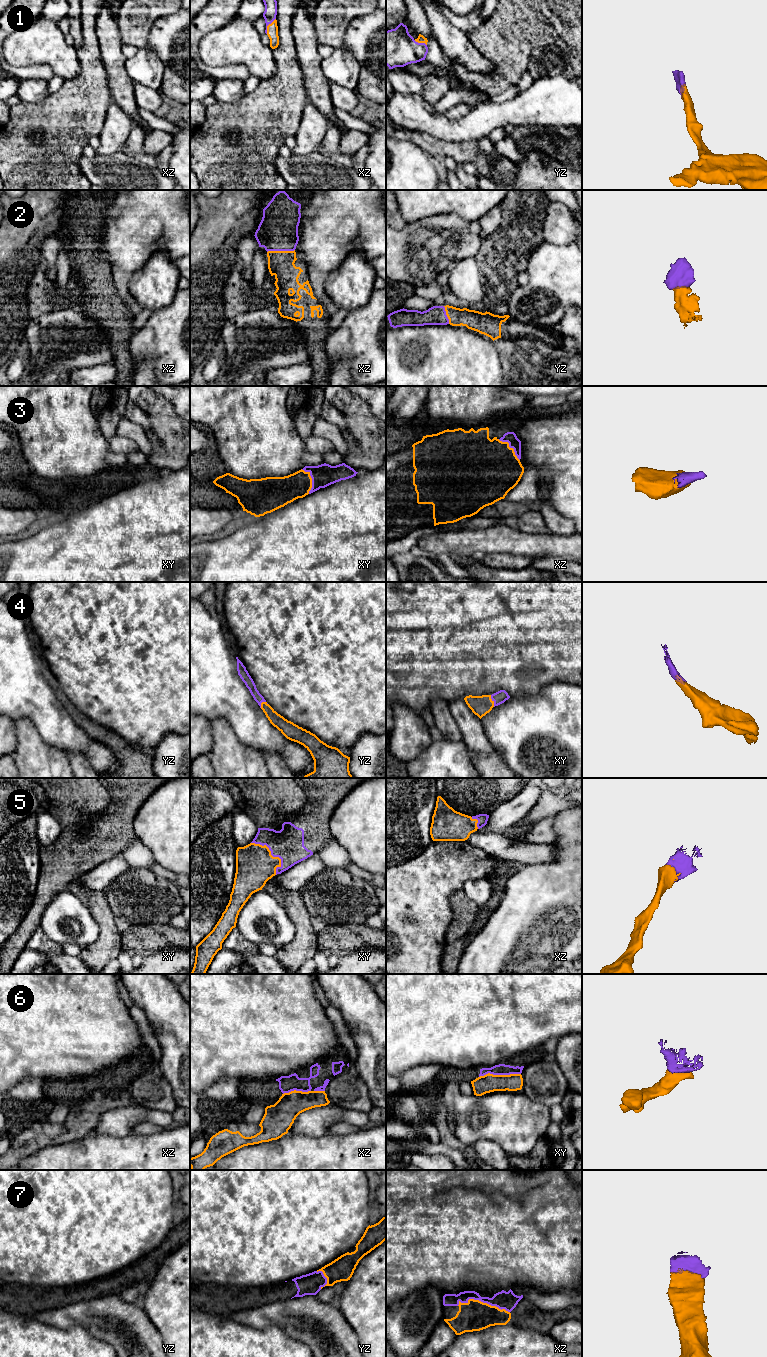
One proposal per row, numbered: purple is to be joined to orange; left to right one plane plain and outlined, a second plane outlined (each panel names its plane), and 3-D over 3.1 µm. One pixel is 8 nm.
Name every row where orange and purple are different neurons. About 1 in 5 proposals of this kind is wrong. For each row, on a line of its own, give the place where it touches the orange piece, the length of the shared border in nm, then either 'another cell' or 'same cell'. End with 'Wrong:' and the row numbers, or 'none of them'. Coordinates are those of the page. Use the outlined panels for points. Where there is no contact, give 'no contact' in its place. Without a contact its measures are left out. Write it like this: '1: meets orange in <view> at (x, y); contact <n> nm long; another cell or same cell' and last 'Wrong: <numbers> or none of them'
1: meets orange in xz at (267, 26); contact 150 nm long; same cell
2: meets orange in xz at (280, 251); contact 220 nm long; same cell
3: meets orange in xy at (311, 479); contact 220 nm long; same cell
4: meets orange in xy at (493, 701); contact 100 nm long; same cell
5: meets orange in xy at (271, 855); contact 340 nm long; same cell
6: meets orange in xy at (499, 1075); contact 340 nm long; another cell
7: meets orange in xz at (482, 1302); contact 420 nm long; same cell
Wrong: 6

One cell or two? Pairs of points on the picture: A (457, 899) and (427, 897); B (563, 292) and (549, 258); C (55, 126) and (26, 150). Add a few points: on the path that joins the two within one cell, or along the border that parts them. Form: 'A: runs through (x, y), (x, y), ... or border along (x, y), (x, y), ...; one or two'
A: border along (462, 889), (457, 889), (451, 895), (450, 923); two
B: runs through (560, 284), (560, 276), (550, 266); one
C: runs through (51, 136), (51, 141), (42, 150), (36, 150); one

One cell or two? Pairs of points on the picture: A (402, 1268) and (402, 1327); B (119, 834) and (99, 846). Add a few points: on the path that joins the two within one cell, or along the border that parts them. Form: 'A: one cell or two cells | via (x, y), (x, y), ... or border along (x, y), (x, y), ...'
A: two cells | border along (423, 1288), (409, 1293), (396, 1302)
B: one cell | via (114, 834), (111, 834), (104, 841)

